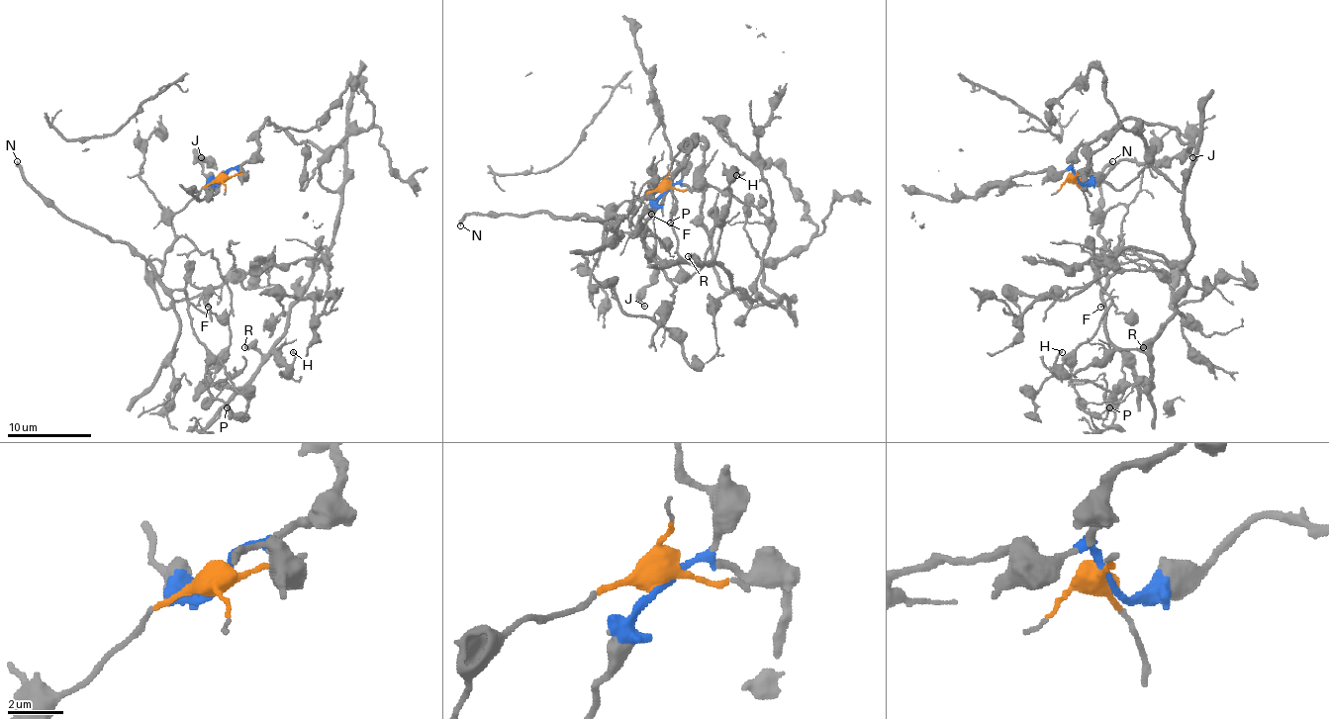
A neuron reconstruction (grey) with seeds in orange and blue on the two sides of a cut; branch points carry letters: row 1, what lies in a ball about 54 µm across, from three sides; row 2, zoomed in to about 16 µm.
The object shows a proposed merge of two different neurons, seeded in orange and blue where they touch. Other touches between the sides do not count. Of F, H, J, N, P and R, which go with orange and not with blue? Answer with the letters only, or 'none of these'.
F, N, P

